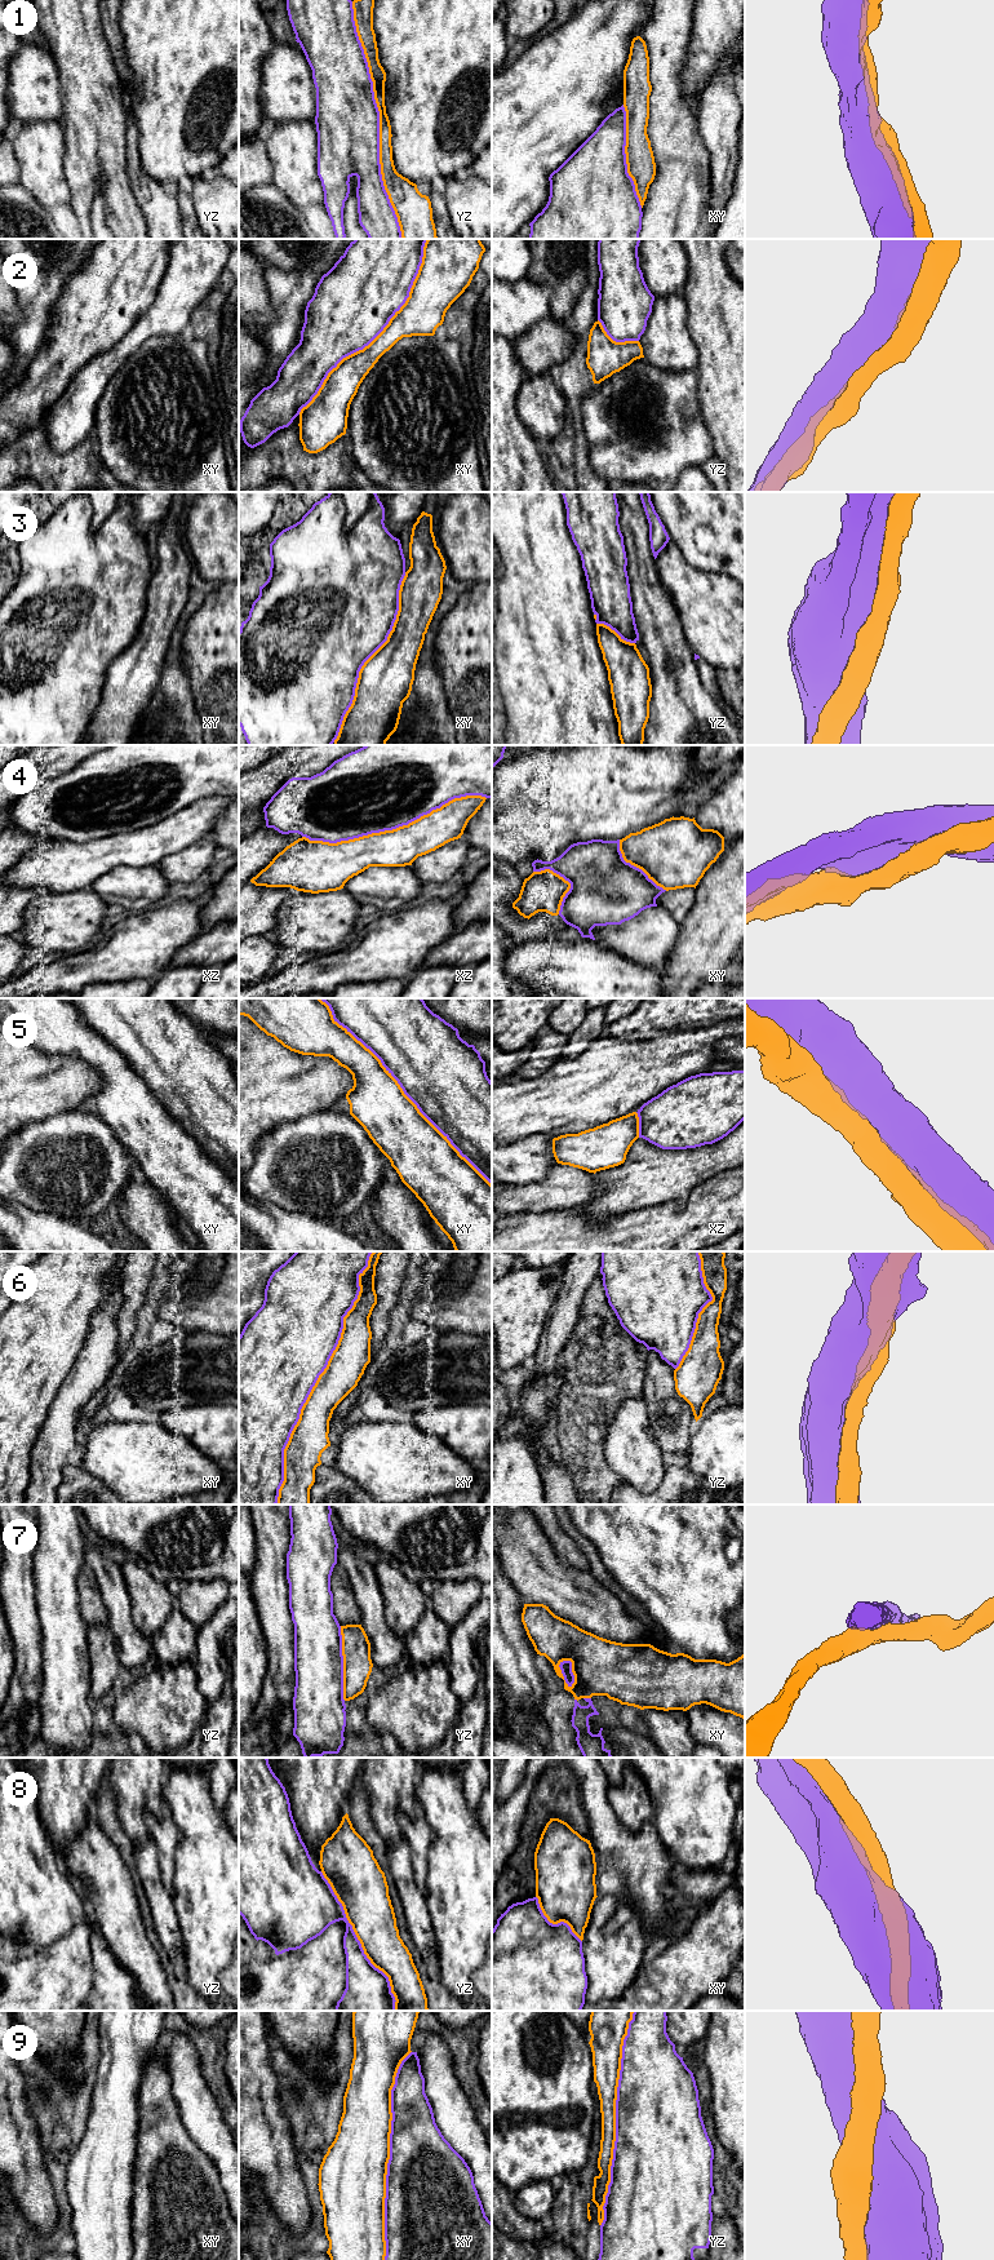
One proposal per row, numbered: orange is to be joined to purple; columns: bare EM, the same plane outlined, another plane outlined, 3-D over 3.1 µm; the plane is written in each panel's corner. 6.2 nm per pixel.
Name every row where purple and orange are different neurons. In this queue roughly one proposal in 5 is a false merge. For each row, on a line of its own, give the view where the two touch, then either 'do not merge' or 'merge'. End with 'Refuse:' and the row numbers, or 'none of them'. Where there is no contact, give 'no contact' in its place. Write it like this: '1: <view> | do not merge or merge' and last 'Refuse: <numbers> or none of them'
1: yz | merge
2: xy | merge
3: xy | do not merge
4: xz | do not merge
5: xy | merge
6: xy | merge
7: yz | do not merge
8: yz | merge
9: yz | merge
Refuse: 3, 4, 7

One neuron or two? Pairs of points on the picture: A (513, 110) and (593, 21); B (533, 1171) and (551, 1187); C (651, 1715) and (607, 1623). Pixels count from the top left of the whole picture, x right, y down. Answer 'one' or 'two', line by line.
A: one
B: two
C: two

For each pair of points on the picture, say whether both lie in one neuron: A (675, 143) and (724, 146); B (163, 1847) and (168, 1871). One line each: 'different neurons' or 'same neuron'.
A: different neurons
B: same neuron

